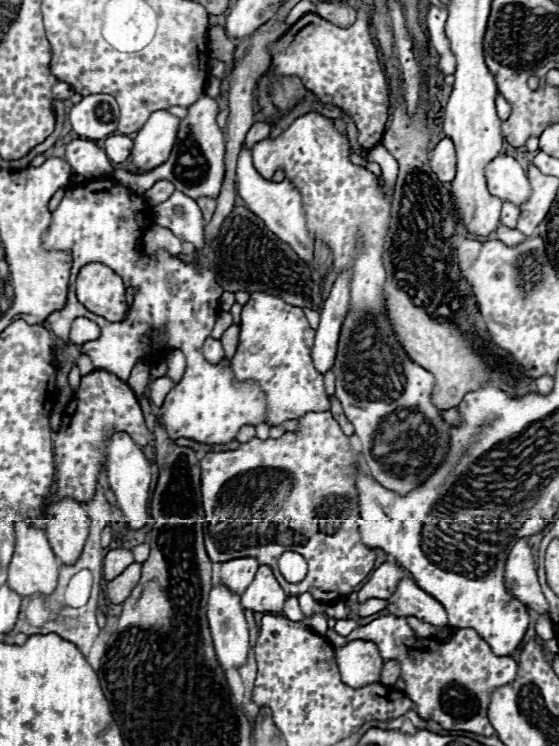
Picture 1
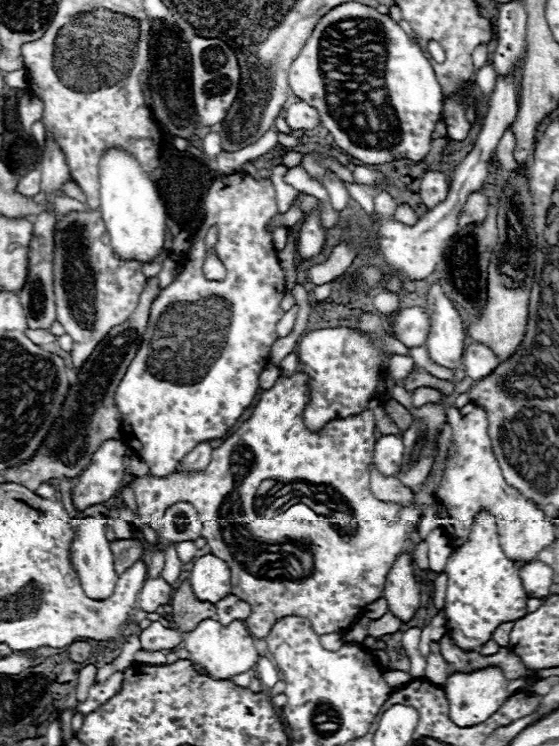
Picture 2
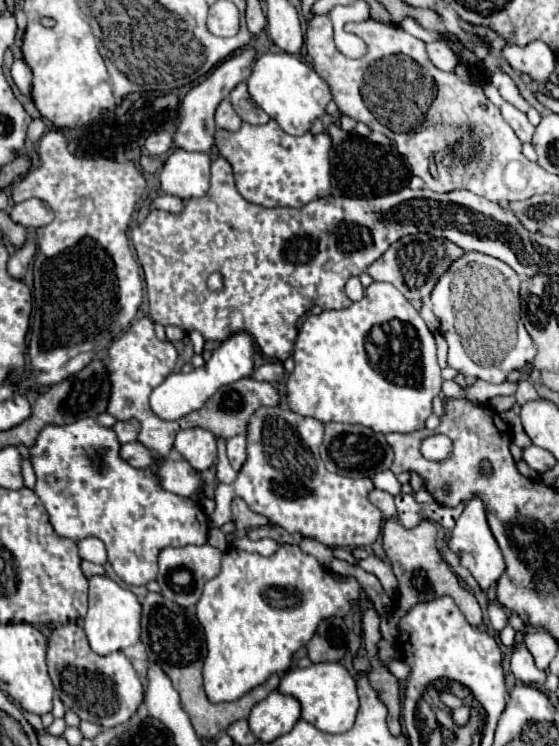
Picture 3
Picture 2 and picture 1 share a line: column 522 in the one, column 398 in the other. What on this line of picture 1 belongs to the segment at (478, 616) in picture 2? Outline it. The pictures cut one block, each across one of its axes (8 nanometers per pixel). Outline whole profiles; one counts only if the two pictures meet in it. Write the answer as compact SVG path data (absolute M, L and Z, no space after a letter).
M402 580L398 584L398 590L388 600L386 610L388 614L416 616L432 626L446 626L444 606L422 588L418 588L412 580Z

